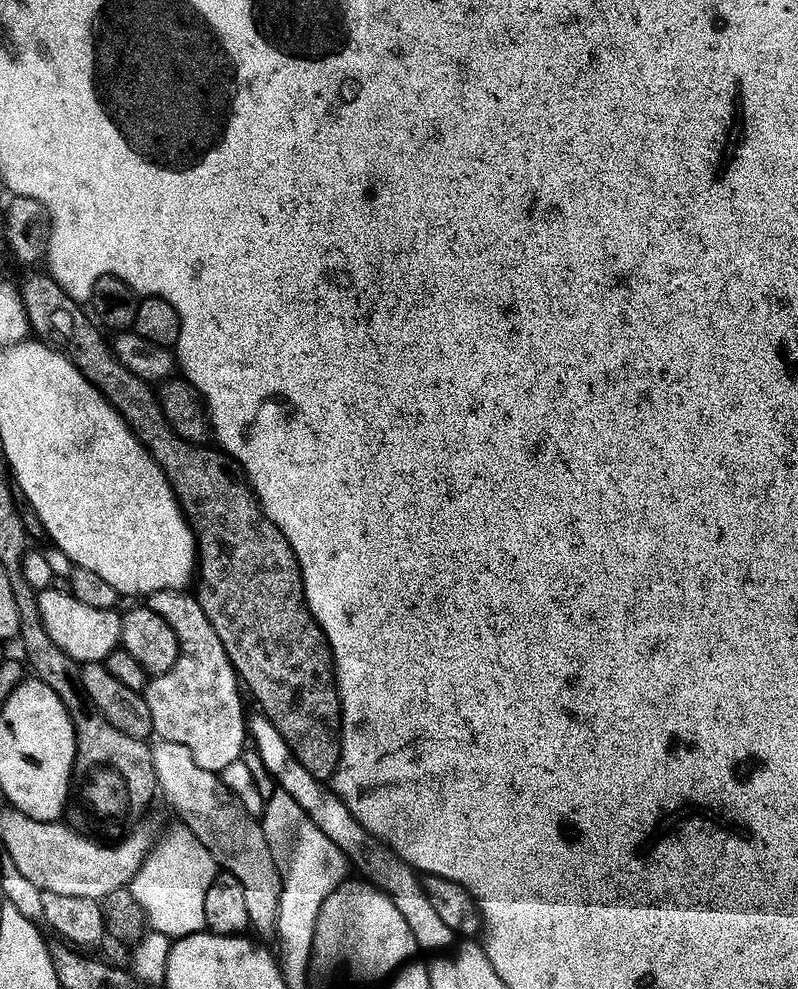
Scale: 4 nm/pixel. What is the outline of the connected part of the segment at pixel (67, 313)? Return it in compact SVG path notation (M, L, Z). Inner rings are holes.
M47 274L41 276L32 276L25 282L24 288L19 289L20 301L24 304L24 313L27 316L29 329L43 343L51 344L59 352L63 352L67 356L68 361L89 380L100 393L105 396L109 404L115 408L116 413L128 423L128 429L138 437L147 450L158 462L158 466L163 468L166 478L170 482L170 486L176 495L176 501L180 503L180 508L184 511L184 516L188 519L188 524L192 528L193 534L196 536L196 554L198 557L198 575L194 580L194 595L196 601L202 606L202 614L206 614L206 618L210 622L210 626L214 626L214 634L218 634L218 638L222 642L222 646L228 655L228 661L232 663L232 669L235 670L239 683L252 691L252 696L256 699L259 711L274 726L274 730L278 730L278 734L282 734L282 738L286 742L286 746L290 746L290 750L294 754L294 758L302 766L306 766L306 770L321 782L331 781L333 774L336 772L337 766L340 764L340 692L336 689L336 677L332 666L332 651L328 648L328 639L324 637L324 632L318 625L316 619L310 614L308 603L304 600L304 583L300 577L300 567L296 561L294 550L290 546L290 542L282 534L282 530L278 530L278 526L274 526L274 522L270 522L270 518L262 510L262 506L256 500L256 493L248 487L244 472L239 464L228 455L227 452L219 447L201 446L192 444L189 440L184 440L176 431L168 424L168 420L164 416L163 410L160 408L160 402L157 393L154 391L153 385L147 380L138 378L134 374L130 374L130 370L119 364L113 356L109 343L103 331L94 323L93 317L87 311L84 312L77 301L71 300L62 290L62 286L58 286L55 280Z

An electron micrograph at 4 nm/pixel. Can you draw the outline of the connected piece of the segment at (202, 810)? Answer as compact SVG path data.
M157 739L155 743L151 745L152 765L159 795L164 795L165 802L184 819L181 820L183 827L194 833L217 865L238 878L244 893L248 895L248 907L254 913L255 927L257 924L262 935L271 937L276 918L275 907L280 903L280 885L276 863L264 837L263 823L246 811L244 803L225 786L217 773L202 770L186 746L162 739Z

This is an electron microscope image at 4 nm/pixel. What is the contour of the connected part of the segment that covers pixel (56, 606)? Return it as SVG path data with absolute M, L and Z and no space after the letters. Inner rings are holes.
M53 586L37 595L36 601L40 607L42 626L46 626L46 634L61 648L68 657L80 664L95 664L120 647L120 618L116 610L98 610L94 606L86 606L78 602L72 593L63 587Z

